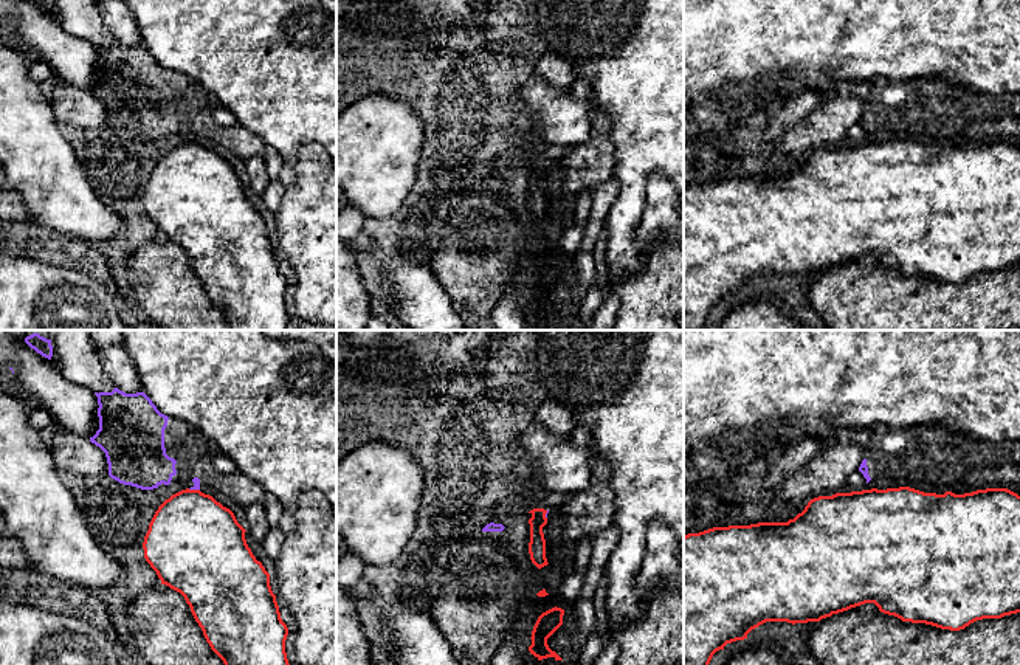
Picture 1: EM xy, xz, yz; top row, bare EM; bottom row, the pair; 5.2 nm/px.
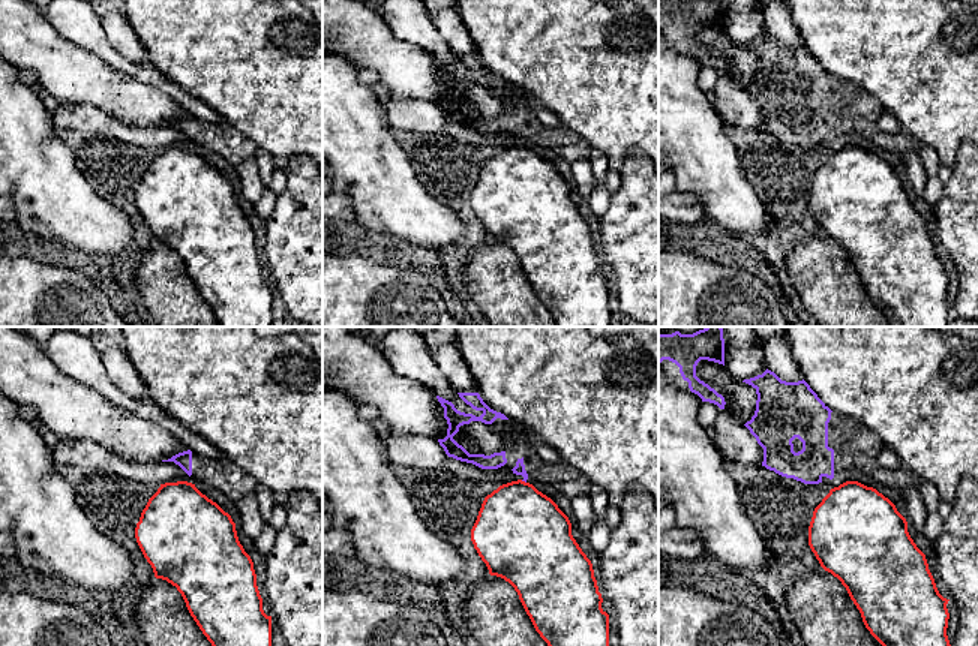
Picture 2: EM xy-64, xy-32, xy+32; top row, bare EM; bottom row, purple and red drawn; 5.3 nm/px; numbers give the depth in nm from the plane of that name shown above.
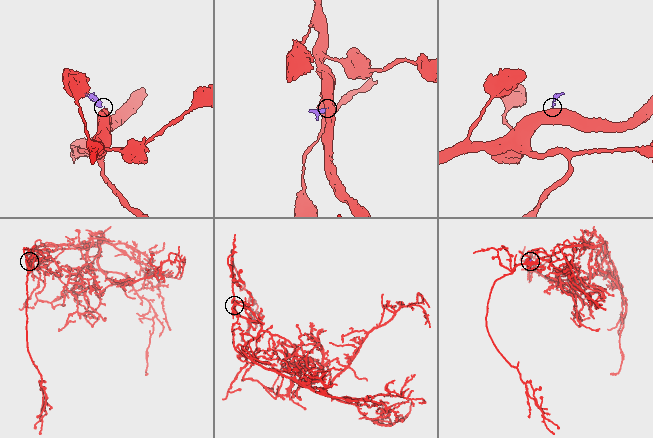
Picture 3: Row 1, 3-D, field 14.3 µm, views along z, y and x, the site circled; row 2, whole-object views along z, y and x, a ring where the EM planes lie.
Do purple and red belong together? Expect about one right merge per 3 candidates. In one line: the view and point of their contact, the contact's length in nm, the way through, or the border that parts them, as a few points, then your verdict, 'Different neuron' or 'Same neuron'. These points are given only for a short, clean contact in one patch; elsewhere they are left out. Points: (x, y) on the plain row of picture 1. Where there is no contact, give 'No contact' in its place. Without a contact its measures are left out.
Touches purple at xy (194, 141). Shared border 60 nm. Boundary: xy (188, 141), (199, 143). Different neuron

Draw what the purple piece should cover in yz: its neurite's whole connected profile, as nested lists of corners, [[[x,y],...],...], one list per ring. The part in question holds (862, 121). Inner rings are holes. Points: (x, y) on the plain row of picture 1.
[[[874,78],[859,124],[871,141],[910,140],[944,147],[966,127],[986,119],[1020,118],[1020,95],[987,95],[941,78],[901,82]]]

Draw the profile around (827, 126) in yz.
[[[839,90],[791,127],[775,149],[784,155],[832,149],[846,140],[848,129],[859,122],[863,112],[865,101]]]

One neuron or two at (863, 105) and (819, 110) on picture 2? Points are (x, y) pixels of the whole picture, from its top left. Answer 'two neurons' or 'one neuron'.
one neuron

